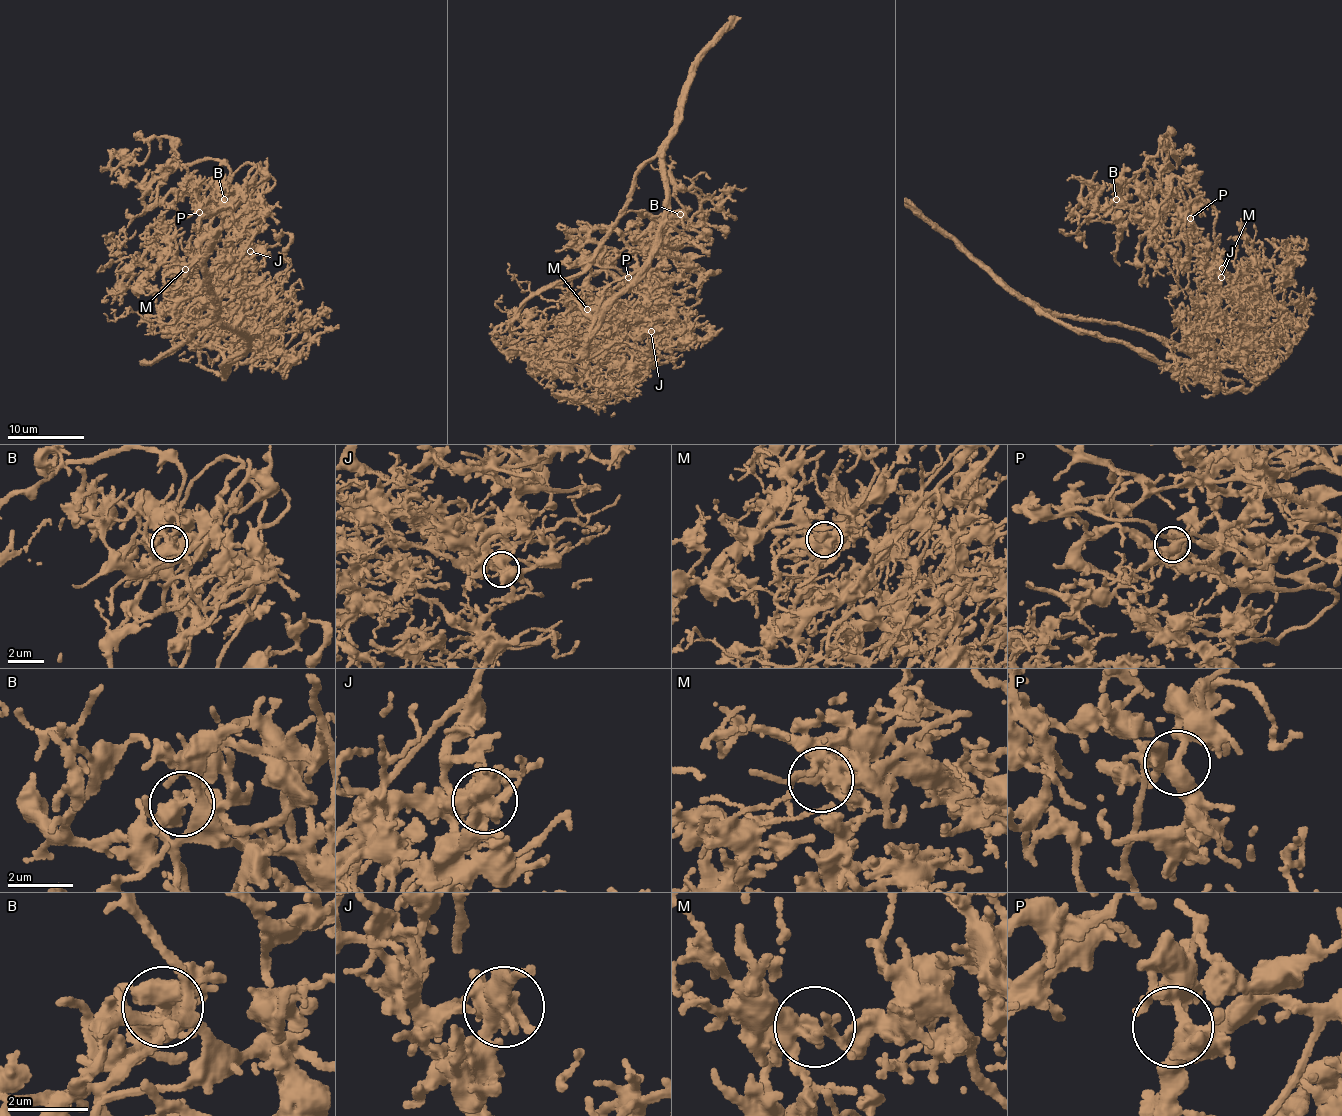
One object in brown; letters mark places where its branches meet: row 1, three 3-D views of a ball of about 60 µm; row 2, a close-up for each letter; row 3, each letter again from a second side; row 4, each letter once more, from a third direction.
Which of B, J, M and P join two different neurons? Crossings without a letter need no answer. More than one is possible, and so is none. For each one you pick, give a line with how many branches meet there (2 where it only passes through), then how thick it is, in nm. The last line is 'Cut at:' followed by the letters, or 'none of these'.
B: Branches: 3. Thickness 380 nm
J: Branches: 3. Thickness 400 nm
Cut at: B, J

